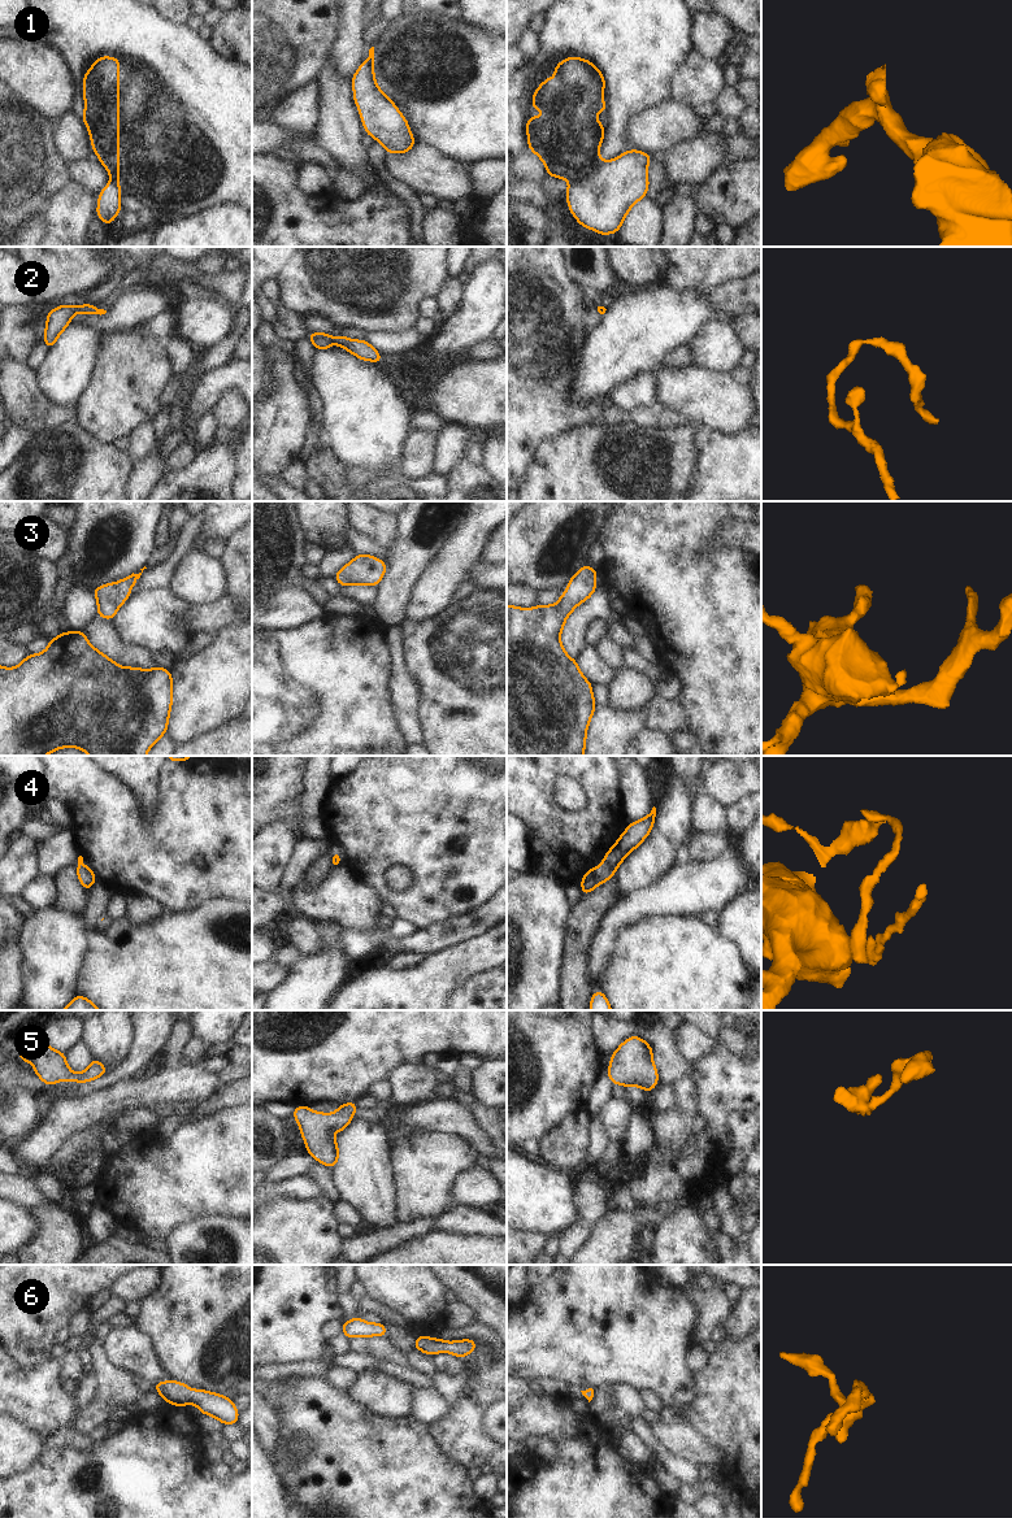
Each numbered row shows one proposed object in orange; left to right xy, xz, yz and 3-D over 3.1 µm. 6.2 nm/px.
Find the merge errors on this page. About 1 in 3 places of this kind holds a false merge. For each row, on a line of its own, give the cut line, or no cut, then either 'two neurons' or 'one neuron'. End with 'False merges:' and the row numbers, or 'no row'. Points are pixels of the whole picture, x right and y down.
1: cut yz (602, 162), (586, 175), (572, 182); two neurons
2: cut none; one neuron
3: cut none; one neuron
4: cut none; one neuron
5: cut none; one neuron
6: cut none; one neuron
False merges: 1

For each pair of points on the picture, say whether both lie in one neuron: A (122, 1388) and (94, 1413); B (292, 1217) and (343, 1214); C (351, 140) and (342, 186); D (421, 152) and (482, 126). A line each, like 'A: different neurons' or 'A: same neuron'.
A: same neuron
B: different neurons
C: different neurons
D: different neurons

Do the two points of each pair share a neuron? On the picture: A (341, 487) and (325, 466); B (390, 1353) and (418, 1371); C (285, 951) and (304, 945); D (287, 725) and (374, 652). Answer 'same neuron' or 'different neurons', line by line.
A: same neuron
B: different neurons
C: different neurons
D: same neuron

